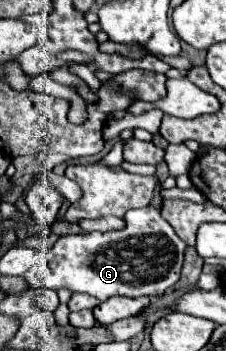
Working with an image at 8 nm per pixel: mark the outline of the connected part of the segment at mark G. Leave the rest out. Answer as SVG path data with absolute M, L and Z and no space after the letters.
M146 206L138 210L126 212L126 228L118 232L88 232L78 236L60 236L58 242L48 250L48 274L34 276L30 280L32 288L48 286L52 290L70 288L72 292L84 292L100 302L112 298L112 296L162 296L168 288L172 288L180 280L180 270L184 262L184 250L186 244L176 236L174 228L168 224L166 218L162 218L160 208Z

